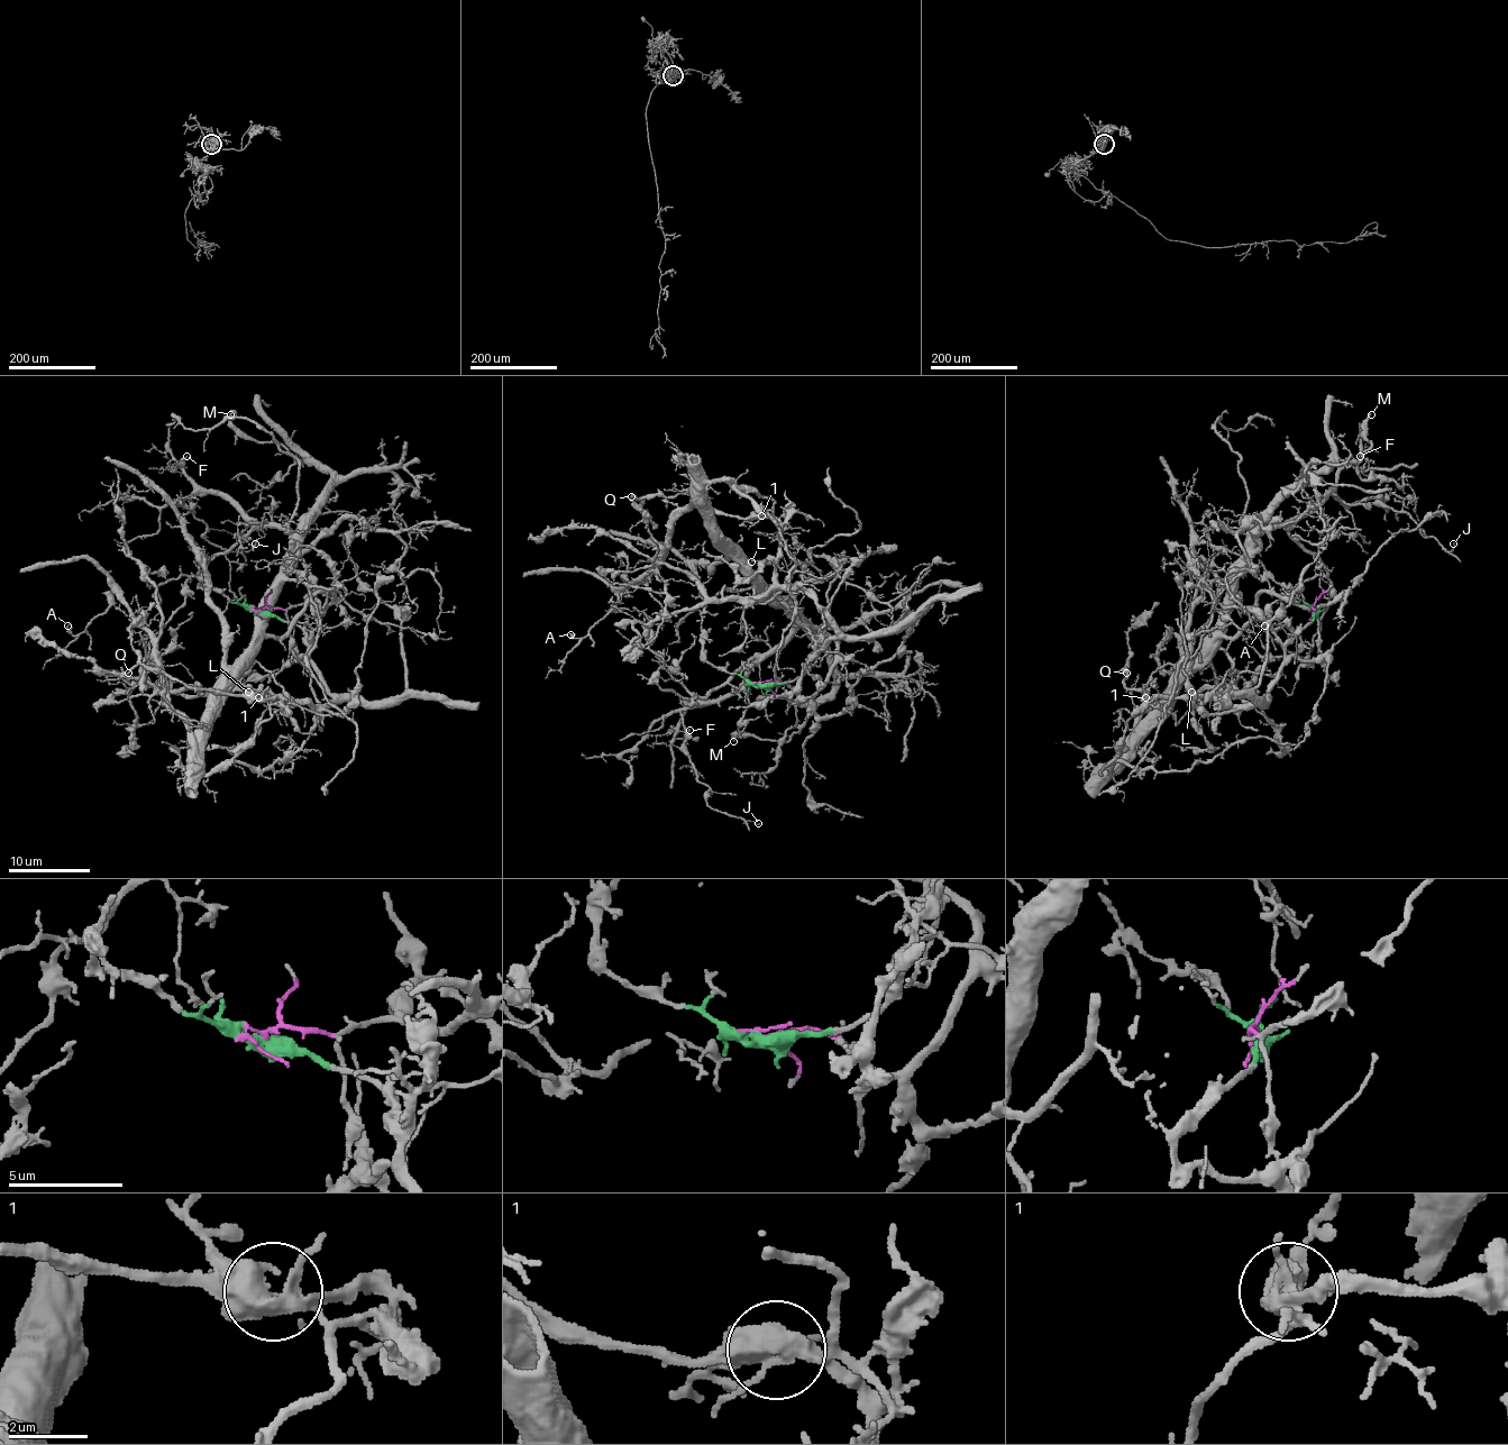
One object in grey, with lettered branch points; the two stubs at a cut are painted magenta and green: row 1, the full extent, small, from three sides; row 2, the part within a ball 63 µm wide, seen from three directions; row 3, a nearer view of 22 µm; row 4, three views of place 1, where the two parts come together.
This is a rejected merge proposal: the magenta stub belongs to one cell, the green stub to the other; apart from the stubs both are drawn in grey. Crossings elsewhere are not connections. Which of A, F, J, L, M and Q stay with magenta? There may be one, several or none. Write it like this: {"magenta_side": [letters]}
{"magenta_side": ["A", "F", "J", "M"]}

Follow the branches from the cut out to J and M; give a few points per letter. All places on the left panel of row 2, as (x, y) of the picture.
J: (256, 609), (334, 596), (264, 632), (291, 537), (216, 493), (179, 503), (209, 541), (256, 543)
M: (256, 609), (331, 601), (317, 592), (281, 637), (264, 632), (291, 536), (331, 476), (246, 438), (229, 413)

